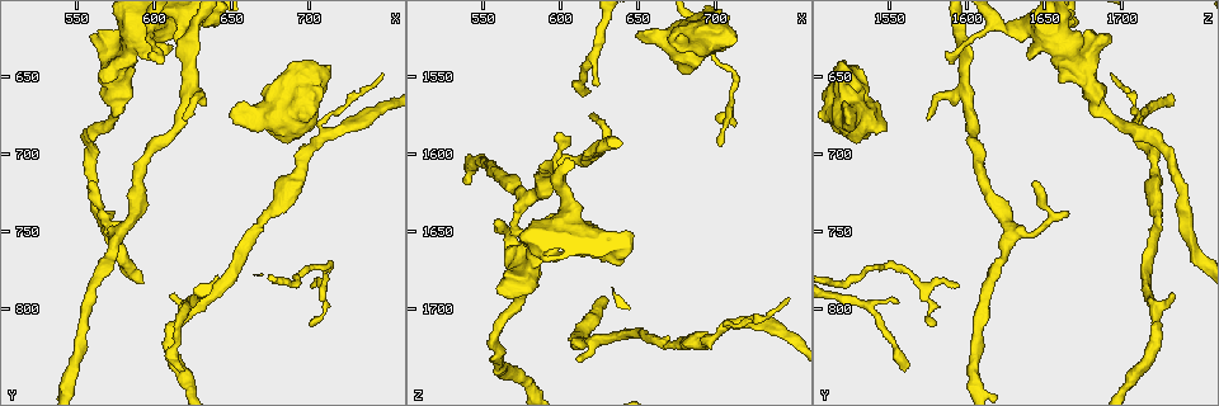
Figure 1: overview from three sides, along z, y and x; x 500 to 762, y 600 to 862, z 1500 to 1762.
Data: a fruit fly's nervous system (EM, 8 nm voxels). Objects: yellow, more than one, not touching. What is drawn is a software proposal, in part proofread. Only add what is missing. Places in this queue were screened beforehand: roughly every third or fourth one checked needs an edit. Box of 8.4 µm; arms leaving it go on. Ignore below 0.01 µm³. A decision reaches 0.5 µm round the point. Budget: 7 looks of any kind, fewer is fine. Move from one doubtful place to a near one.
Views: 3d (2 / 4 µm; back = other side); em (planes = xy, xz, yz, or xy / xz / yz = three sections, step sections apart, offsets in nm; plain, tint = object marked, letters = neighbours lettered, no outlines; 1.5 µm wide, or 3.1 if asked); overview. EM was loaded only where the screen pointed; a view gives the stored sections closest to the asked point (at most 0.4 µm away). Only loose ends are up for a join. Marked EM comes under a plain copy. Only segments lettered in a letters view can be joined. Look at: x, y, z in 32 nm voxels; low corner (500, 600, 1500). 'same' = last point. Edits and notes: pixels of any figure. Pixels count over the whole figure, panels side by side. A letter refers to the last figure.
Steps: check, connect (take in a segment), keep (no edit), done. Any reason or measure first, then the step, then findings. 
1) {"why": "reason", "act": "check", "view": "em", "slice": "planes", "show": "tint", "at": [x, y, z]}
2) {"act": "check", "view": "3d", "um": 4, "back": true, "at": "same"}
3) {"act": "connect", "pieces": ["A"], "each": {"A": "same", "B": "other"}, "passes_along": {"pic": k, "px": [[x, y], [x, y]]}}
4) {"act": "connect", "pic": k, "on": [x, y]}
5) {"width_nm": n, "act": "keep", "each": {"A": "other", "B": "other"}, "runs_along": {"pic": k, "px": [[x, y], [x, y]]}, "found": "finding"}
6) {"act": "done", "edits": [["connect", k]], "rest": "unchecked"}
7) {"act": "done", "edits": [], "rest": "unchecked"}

{"why": "free end", "act": "check", "view": "em", "slice": "planes", "show": "letters", "at": [558, 718, 1642]}

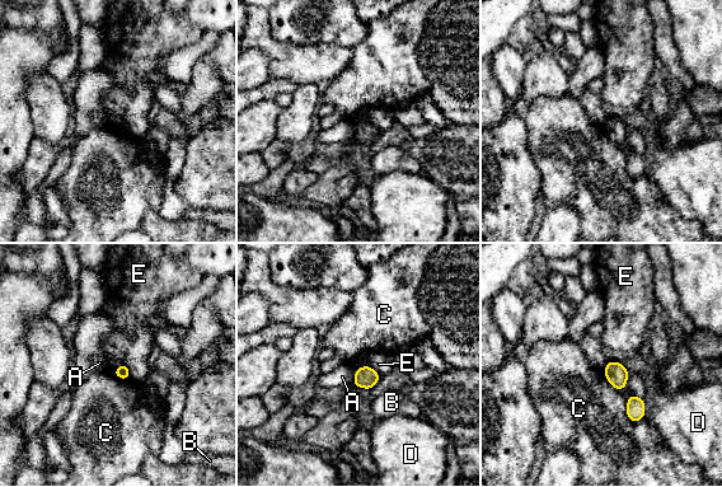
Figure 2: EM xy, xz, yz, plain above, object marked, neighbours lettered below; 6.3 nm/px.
{"act": "keep", "each": {"A": "other", "B": "other", "C": "other", "D": "other", "E": "other"}, "border": {"pic": 2, "px": [[609, 360], [622, 364]]}, "found": "none of them fits"}

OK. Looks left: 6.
{"act": "check", "view": "3d", "um": 2, "at": [626, 794, 1554]}

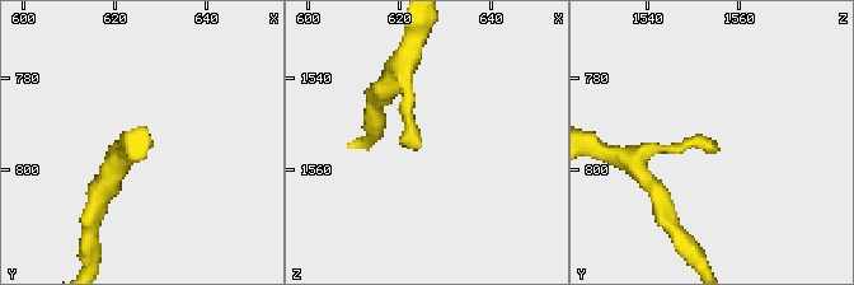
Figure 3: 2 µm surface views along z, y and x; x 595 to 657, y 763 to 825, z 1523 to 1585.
{"why": "need the tissue", "act": "check", "view": "em", "slice": "planes", "show": "tint", "at": [625, 795, 1555]}

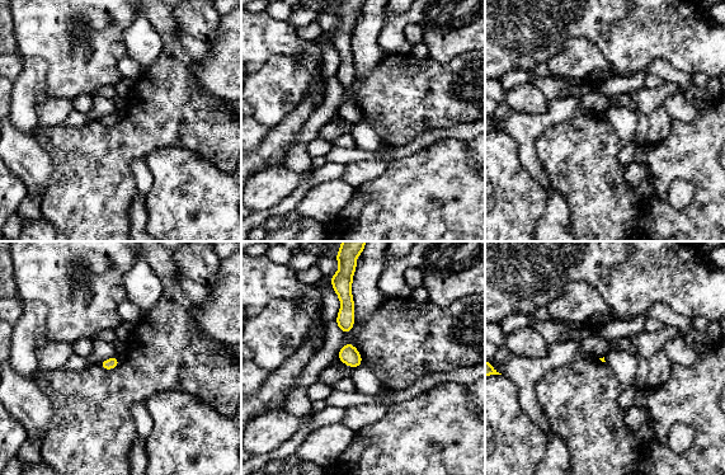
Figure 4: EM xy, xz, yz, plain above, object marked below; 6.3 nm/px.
{"why": "see the neighbours", "act": "check", "view": "em", "slice": "planes", "show": "letters", "at": "same"}

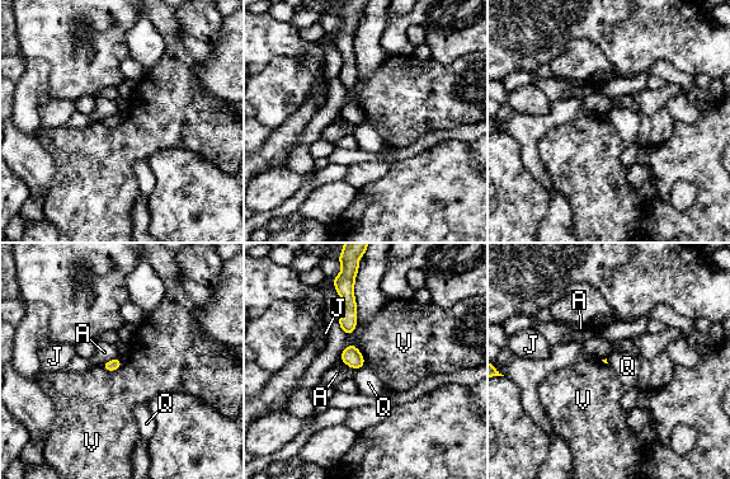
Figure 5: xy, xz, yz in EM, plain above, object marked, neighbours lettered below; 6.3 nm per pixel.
{"longest_contact_nm": ["V", 180], "act": "keep", "each": {"A": "other", "J": "other", "Q": "other", "V": "other"}, "border": {"pic": 5, "px": [[363, 365], [357, 370]]}, "found": "none of them fits"}

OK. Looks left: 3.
{"why": "an open end", "act": "check", "view": "3d", "um": 4, "at": [714, 644, 1526]}

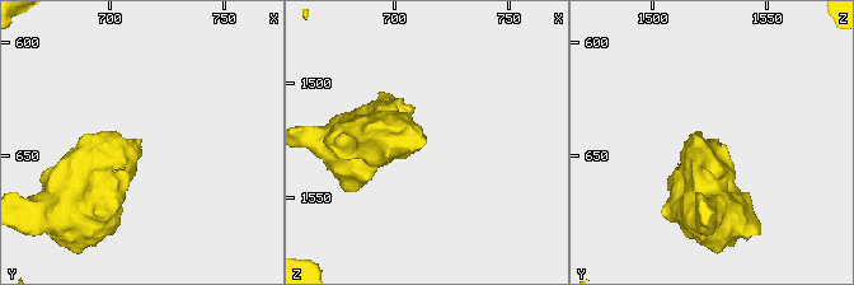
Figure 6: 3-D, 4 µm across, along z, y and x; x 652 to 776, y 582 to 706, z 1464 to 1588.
{"why": "now the EM", "act": "check", "view": "em", "slice": "xz", "step": 4, "show": "tint", "at": [713, 643, 1526]}

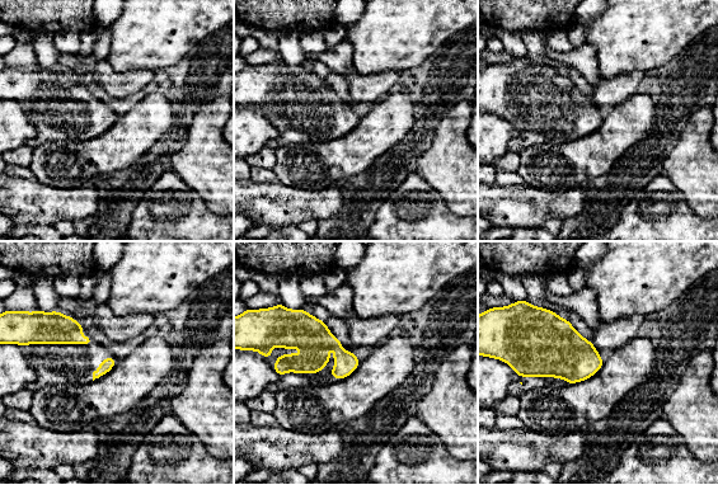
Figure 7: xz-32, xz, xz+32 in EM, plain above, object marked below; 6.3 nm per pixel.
{"act": "check", "view": "em", "slice": "yz", "step": 8, "show": "letters", "at": "same"}

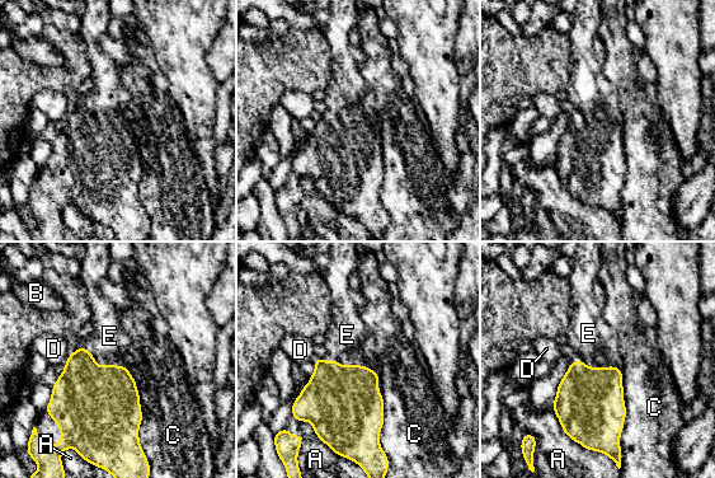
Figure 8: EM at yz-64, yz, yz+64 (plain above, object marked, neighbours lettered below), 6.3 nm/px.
{"act": "connect", "pieces": ["E"], "each": {"A": "other", "B": "other", "C": "other", "D": "other", "E": "same"}, "passes_along": {"pic": 8, "px": [[589, 406], [598, 368], [588, 333]]}, "found": "the neuron continues"}

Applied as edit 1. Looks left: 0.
{"act": "done", "edits": [["connect", 8]], "rest": "unchecked"}

